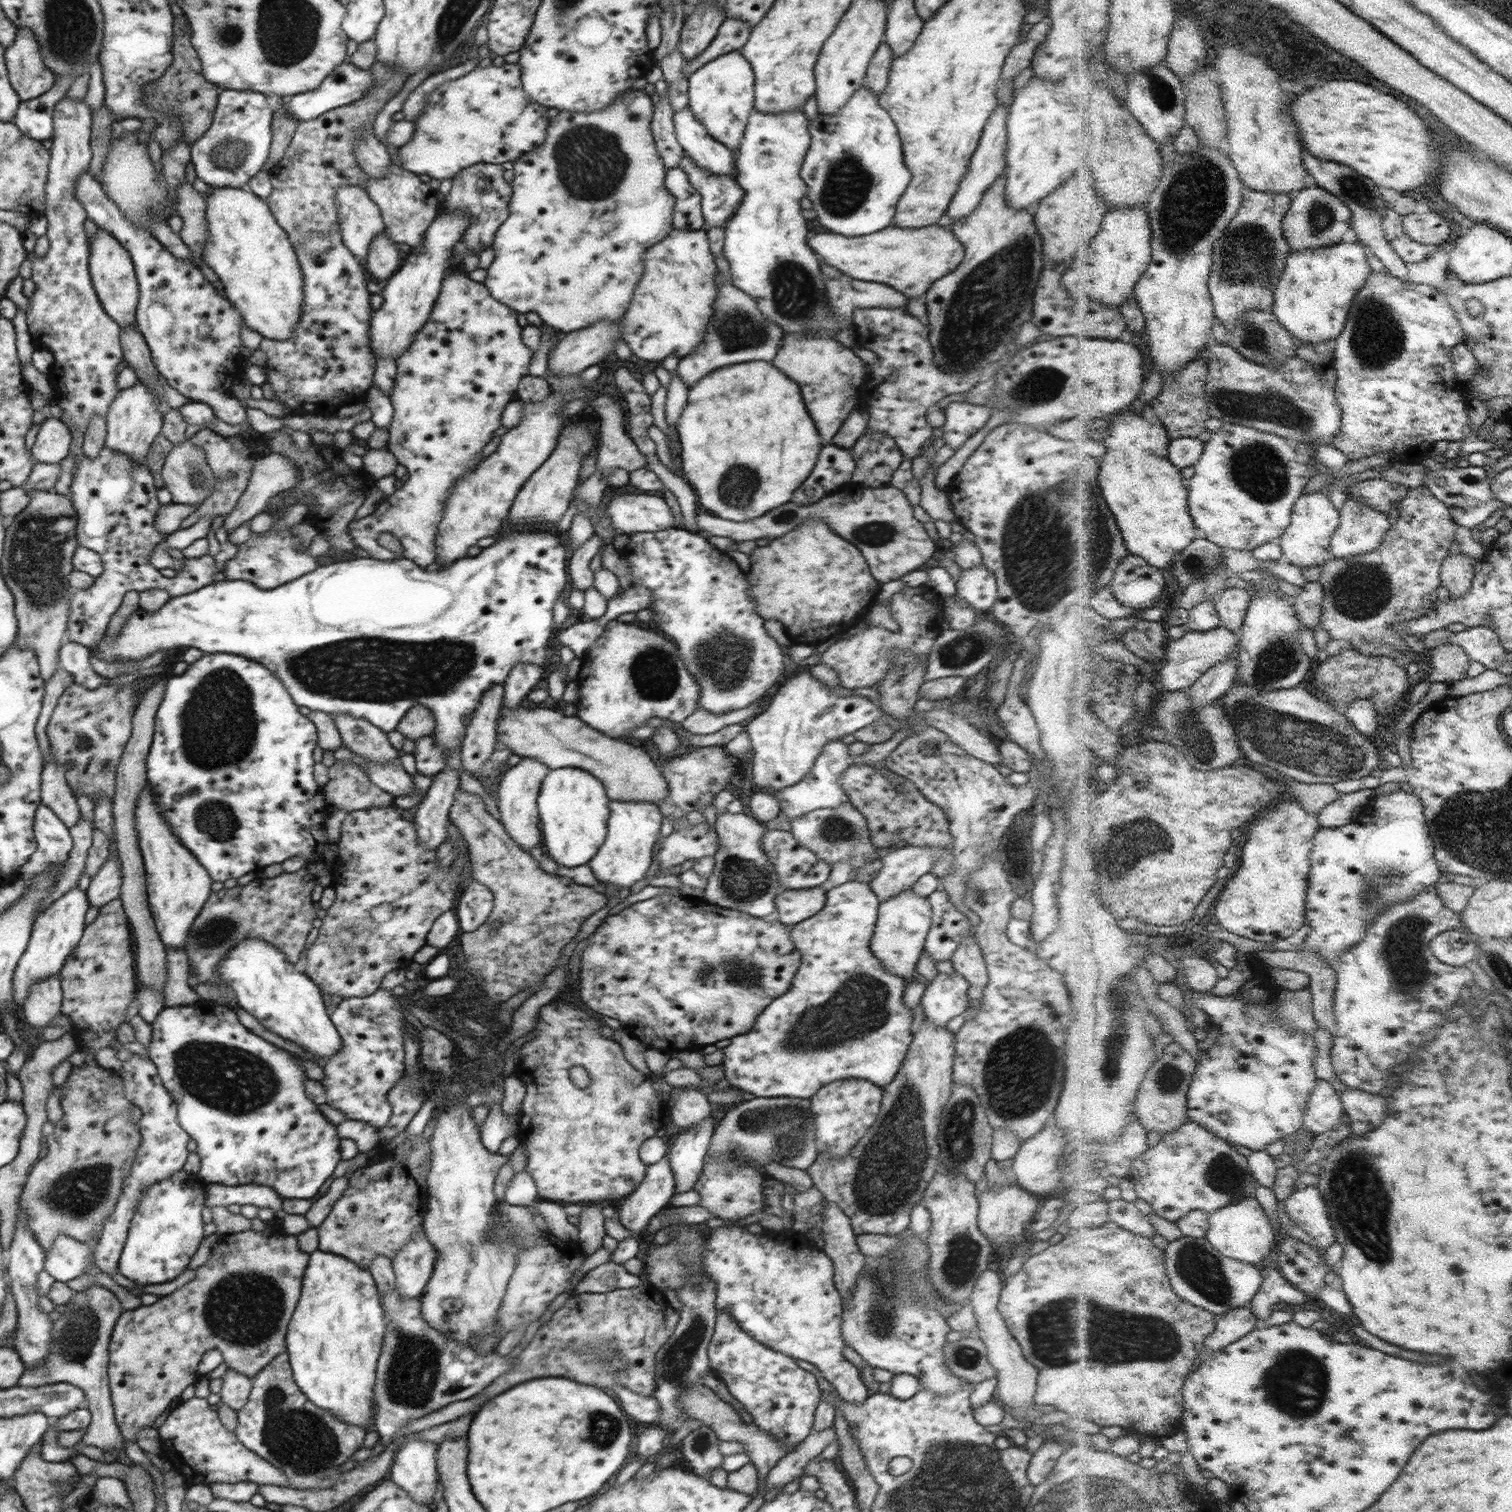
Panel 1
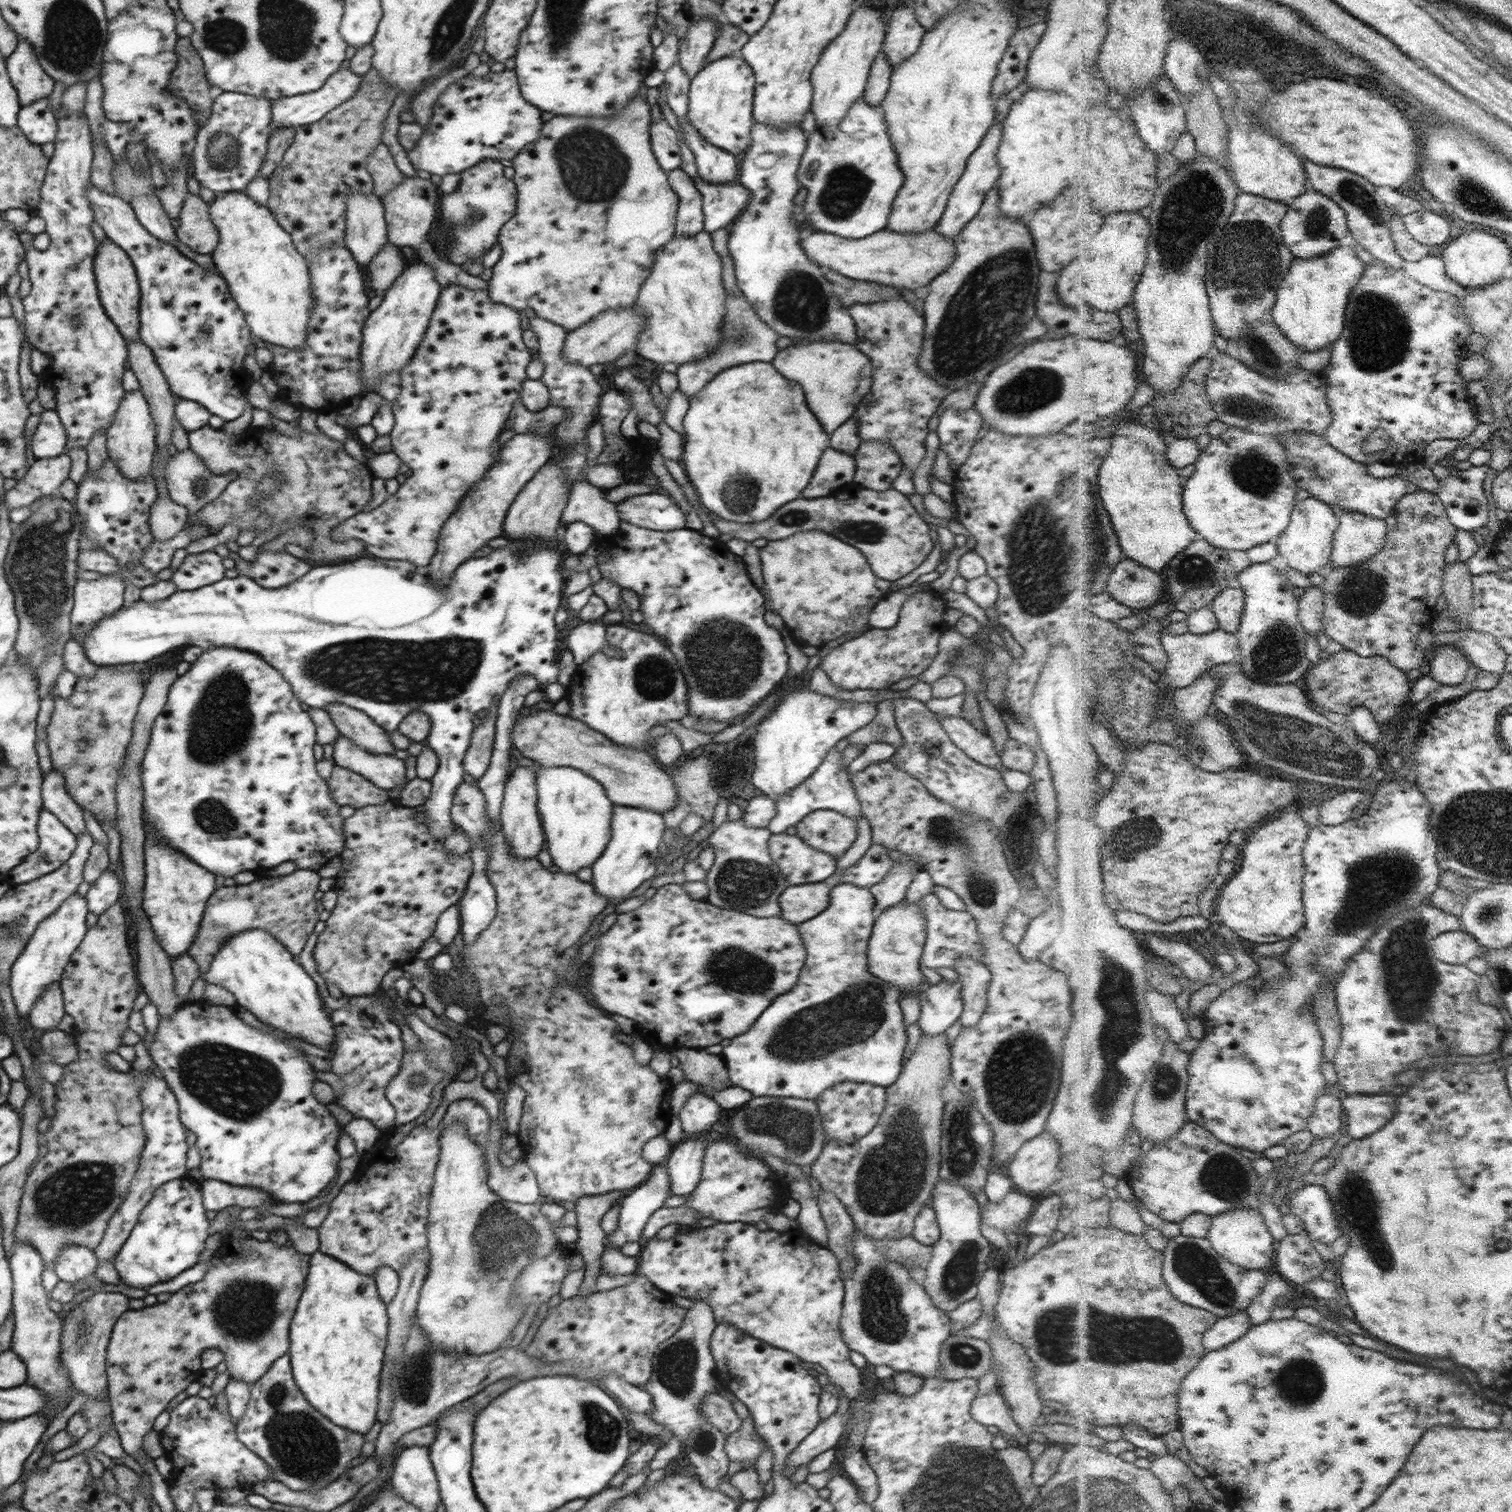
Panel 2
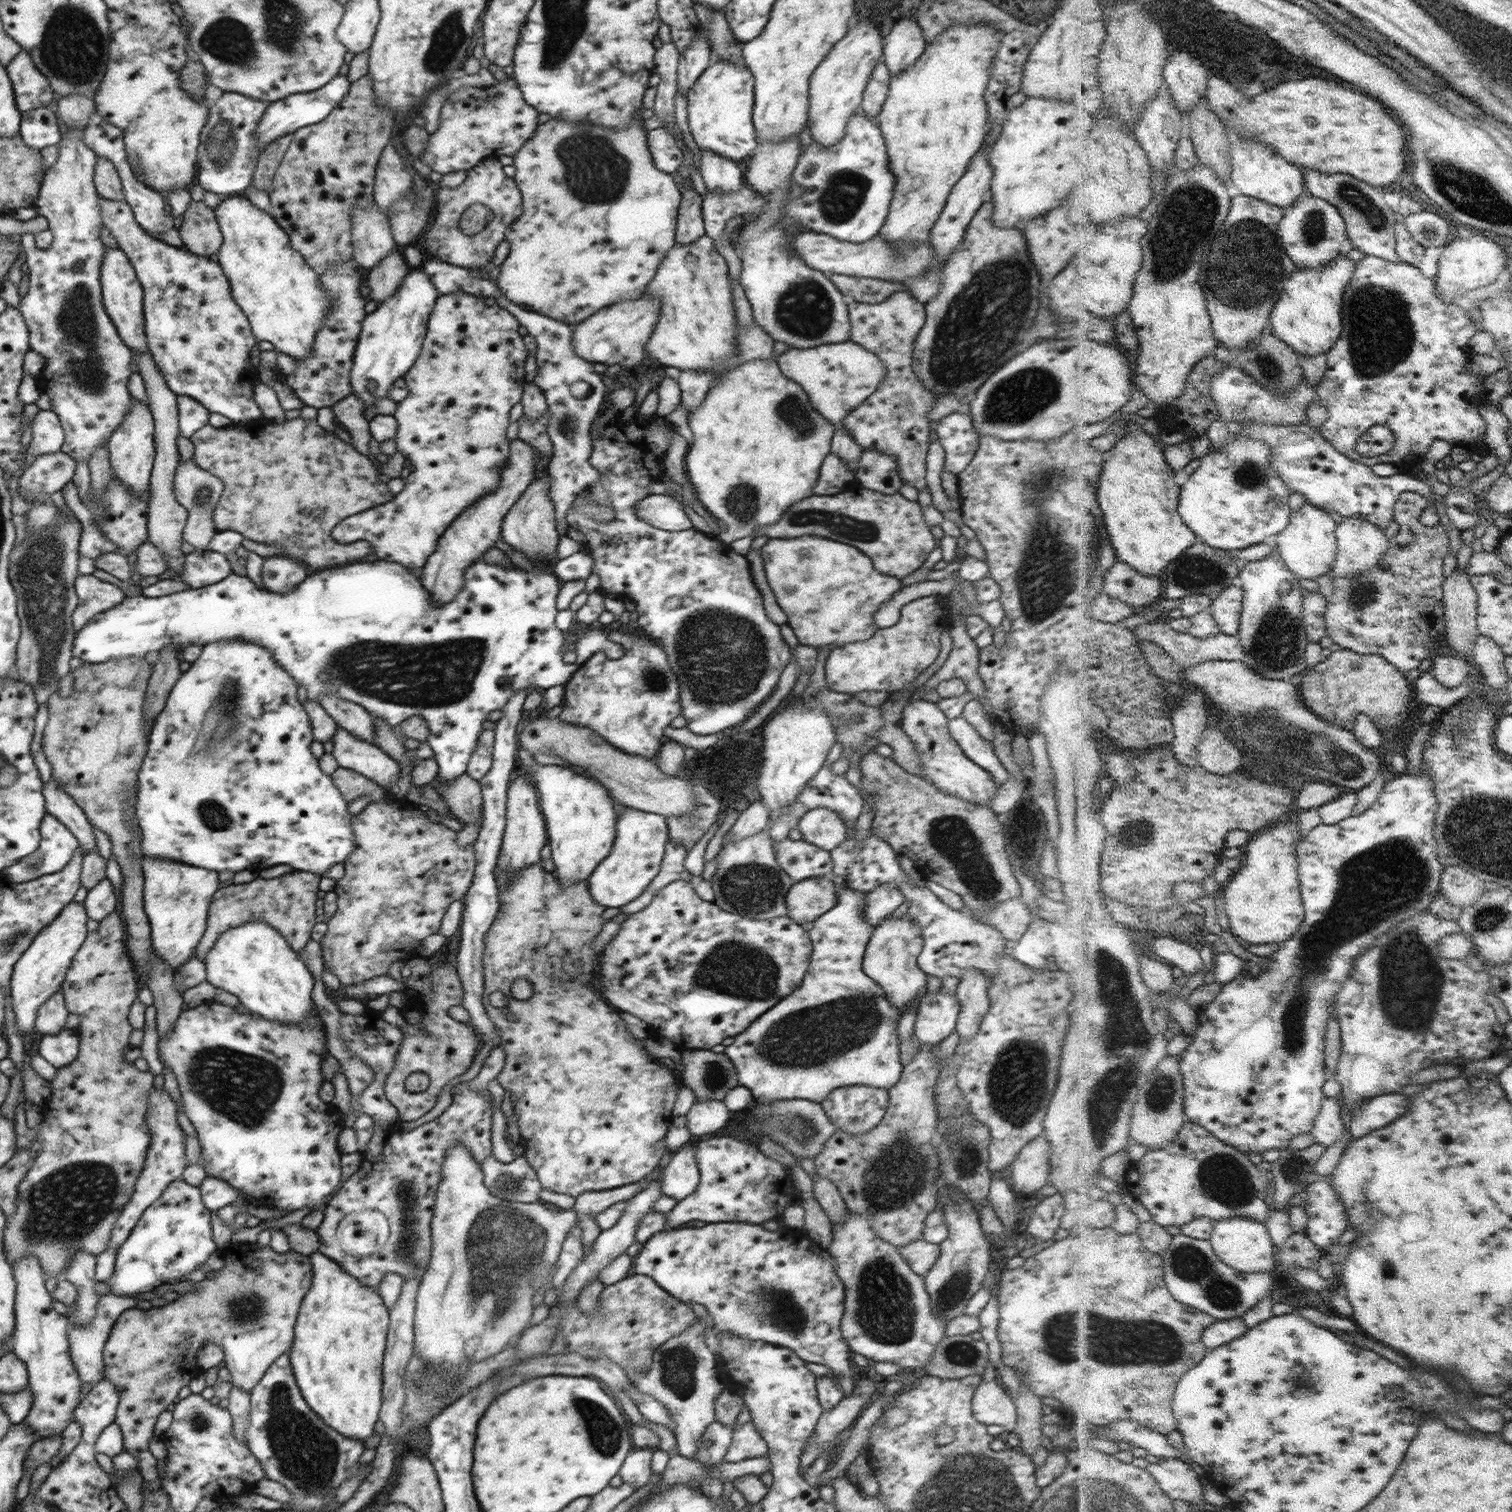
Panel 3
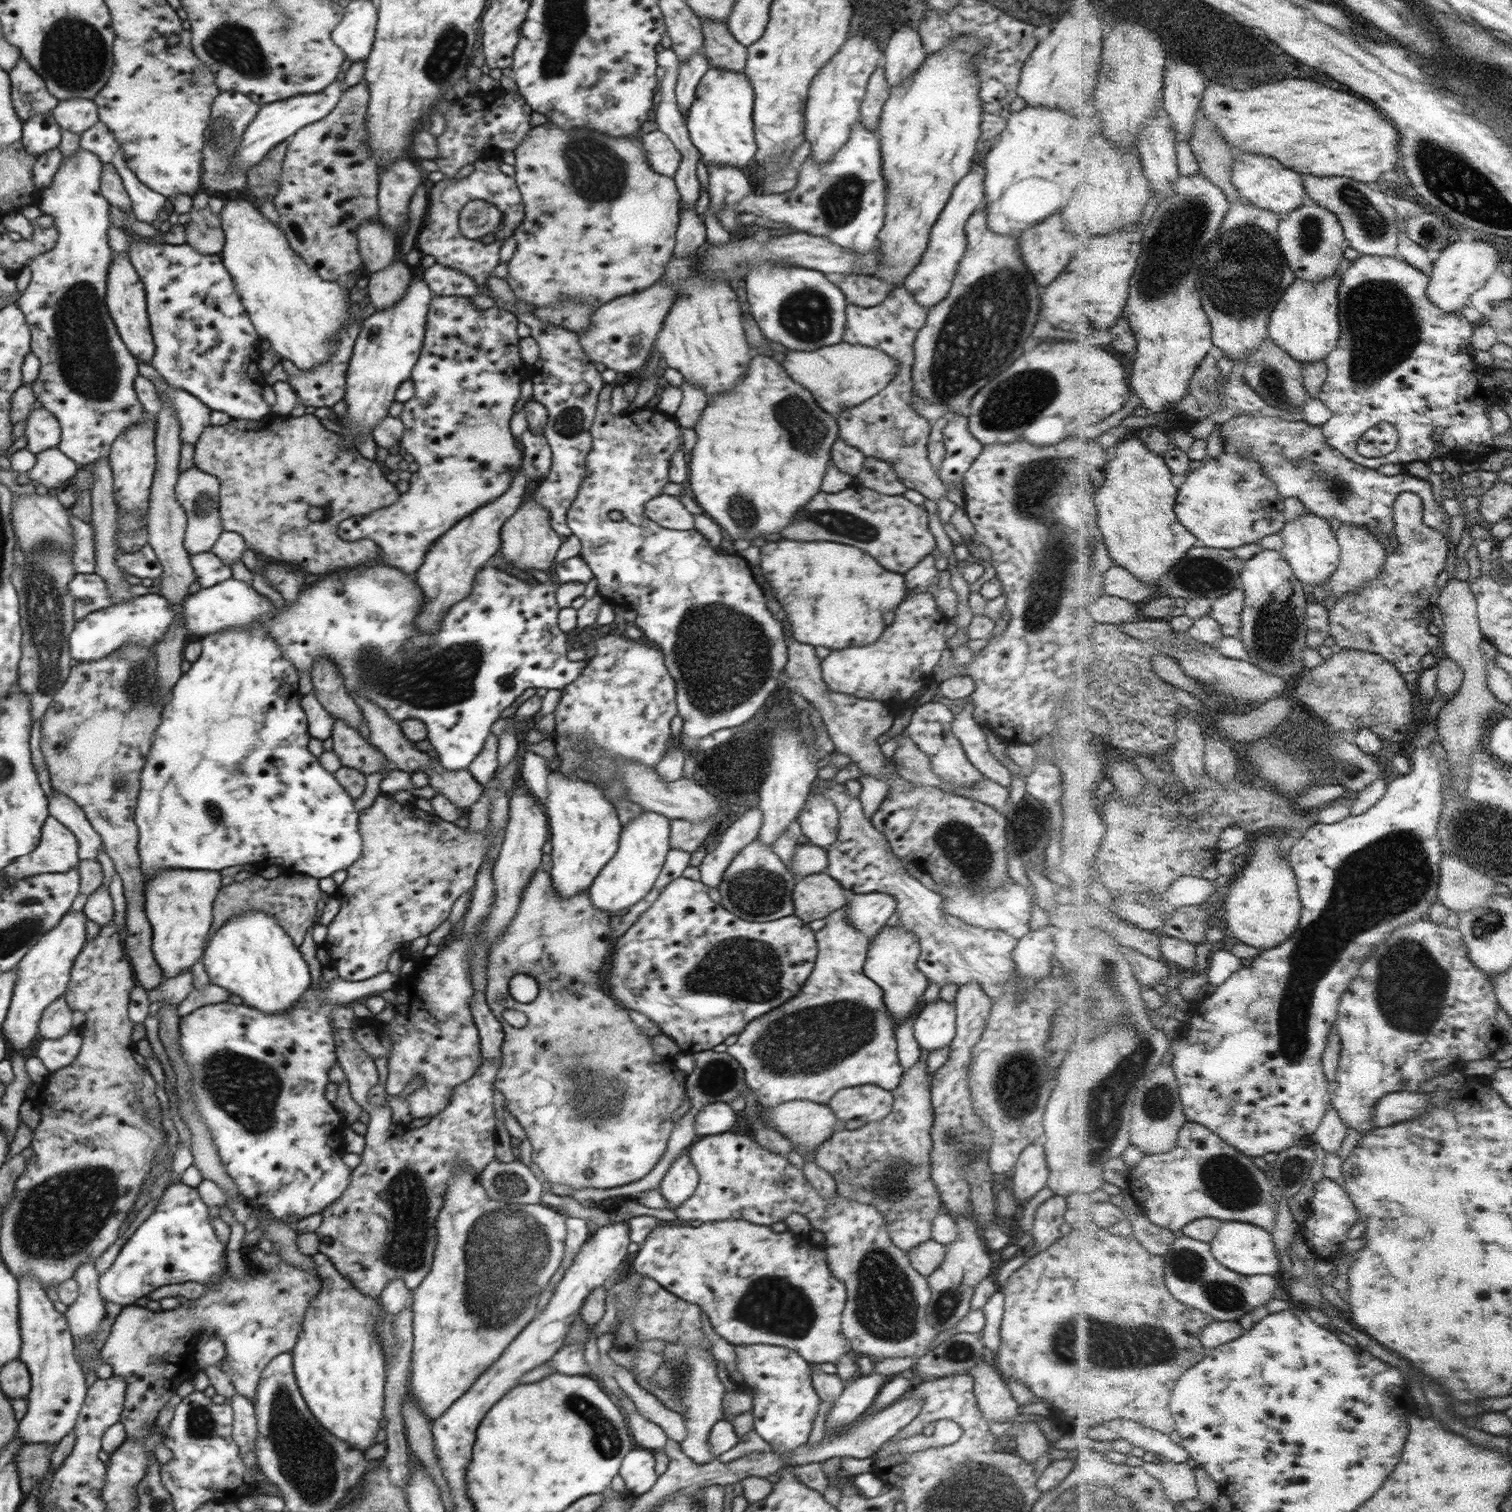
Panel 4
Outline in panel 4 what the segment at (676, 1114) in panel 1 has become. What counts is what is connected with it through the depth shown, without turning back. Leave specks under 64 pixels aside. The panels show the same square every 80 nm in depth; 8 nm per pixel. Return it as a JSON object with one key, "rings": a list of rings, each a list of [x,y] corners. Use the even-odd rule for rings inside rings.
{"rings":[[[716,1099],[699,1110],[695,1120],[694,1129],[698,1138],[724,1134],[736,1124],[736,1112],[728,1104],[728,1099]]]}

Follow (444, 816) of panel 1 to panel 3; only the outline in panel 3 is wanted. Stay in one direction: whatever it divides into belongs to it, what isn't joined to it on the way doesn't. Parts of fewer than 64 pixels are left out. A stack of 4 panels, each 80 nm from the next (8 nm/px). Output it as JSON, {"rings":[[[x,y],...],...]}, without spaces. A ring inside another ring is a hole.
{"rings":[[[484,559],[472,563],[466,570],[464,586],[456,594],[454,600],[446,604],[434,604],[430,592],[420,584],[420,573],[413,569],[408,570],[402,564],[394,562],[360,562],[344,568],[324,568],[314,574],[309,574],[296,588],[292,588],[286,594],[278,594],[267,589],[261,590],[246,575],[240,576],[232,572],[220,582],[206,586],[176,592],[169,596],[160,598],[146,598],[143,595],[134,595],[124,598],[120,605],[94,616],[94,619],[87,623],[80,632],[75,633],[71,654],[73,657],[80,657],[83,661],[92,664],[100,664],[109,661],[120,661],[128,658],[144,659],[149,652],[159,652],[171,645],[186,648],[191,645],[208,645],[216,641],[246,641],[248,643],[260,645],[272,655],[276,661],[294,680],[297,686],[306,688],[306,698],[310,702],[317,702],[325,692],[327,694],[337,694],[344,700],[349,700],[364,707],[370,715],[384,720],[390,727],[399,726],[404,720],[412,716],[420,716],[429,728],[430,748],[435,752],[434,758],[437,760],[439,771],[437,778],[441,782],[451,782],[467,772],[467,764],[471,757],[471,752],[476,748],[480,733],[483,731],[482,725],[489,720],[489,714],[501,708],[512,698],[514,692],[526,687],[536,685],[538,688],[547,689],[558,684],[566,684],[570,677],[580,668],[578,664],[564,663],[564,634],[556,627],[556,616],[558,614],[557,597],[562,586],[559,578],[552,573],[555,560],[542,559],[534,561],[532,570],[520,567],[506,567],[501,564],[491,564]]]}

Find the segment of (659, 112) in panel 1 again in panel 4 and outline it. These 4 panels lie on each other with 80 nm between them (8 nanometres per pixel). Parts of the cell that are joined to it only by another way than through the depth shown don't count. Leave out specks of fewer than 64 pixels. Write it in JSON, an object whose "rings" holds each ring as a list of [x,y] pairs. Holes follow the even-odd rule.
{"rings":[[[656,130],[641,136],[646,158],[650,168],[660,175],[674,178],[681,161],[681,152],[670,141],[670,138]]]}

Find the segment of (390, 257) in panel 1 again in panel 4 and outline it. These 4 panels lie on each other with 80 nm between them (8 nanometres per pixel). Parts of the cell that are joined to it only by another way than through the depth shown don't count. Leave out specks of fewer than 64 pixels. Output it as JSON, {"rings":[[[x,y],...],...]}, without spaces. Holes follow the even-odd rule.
{"rings":[[[394,259],[384,270],[371,273],[366,288],[368,302],[378,311],[391,307],[404,296],[412,277],[408,264]]]}

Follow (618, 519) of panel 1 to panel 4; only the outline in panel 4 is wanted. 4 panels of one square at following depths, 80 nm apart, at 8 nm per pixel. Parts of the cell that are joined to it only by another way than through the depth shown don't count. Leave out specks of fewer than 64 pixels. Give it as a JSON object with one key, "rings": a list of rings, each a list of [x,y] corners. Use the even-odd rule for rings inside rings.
{"rings":[[[658,495],[643,504],[646,516],[664,528],[676,531],[694,531],[693,514],[680,502],[679,497]]]}

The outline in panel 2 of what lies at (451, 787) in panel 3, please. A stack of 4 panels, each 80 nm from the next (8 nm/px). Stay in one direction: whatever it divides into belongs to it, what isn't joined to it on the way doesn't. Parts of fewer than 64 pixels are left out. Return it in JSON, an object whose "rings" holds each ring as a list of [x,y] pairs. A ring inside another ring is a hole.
{"rings":[[[462,781],[458,785],[455,797],[453,798],[453,805],[451,806],[451,819],[457,829],[462,830],[469,836],[470,842],[474,843],[483,840],[483,842],[487,844],[490,853],[490,860],[488,860],[488,864],[486,865],[487,869],[485,873],[490,884],[492,884],[496,891],[497,911],[493,921],[479,934],[479,937],[475,941],[472,941],[472,944],[467,944],[463,948],[462,955],[463,964],[469,968],[469,971],[478,981],[481,1001],[486,1006],[486,1014],[484,1014],[484,1016],[490,1018],[492,1022],[496,1022],[497,1025],[506,1023],[508,1020],[513,1022],[512,1031],[507,1035],[507,1037],[513,1040],[513,1043],[509,1051],[511,1058],[508,1058],[506,1064],[506,1078],[510,1080],[512,1084],[520,1086],[520,1088],[526,1092],[519,1125],[519,1147],[517,1154],[529,1165],[530,1170],[534,1171],[538,1186],[540,1187],[540,1195],[543,1200],[575,1203],[584,1196],[606,1194],[607,1192],[628,1190],[629,1188],[633,1190],[648,1178],[648,1175],[655,1166],[642,1156],[642,1149],[646,1146],[648,1140],[652,1140],[652,1138],[656,1138],[656,1136],[662,1136],[668,1124],[674,1120],[674,1115],[671,1113],[670,1107],[674,1085],[670,1082],[668,1076],[658,1075],[650,1069],[649,1065],[642,1066],[635,1061],[632,1056],[633,1052],[631,1047],[627,1044],[622,1044],[621,1041],[616,1039],[616,1032],[621,1031],[616,1021],[612,1020],[608,1014],[604,1014],[602,1010],[598,1010],[597,1006],[592,1006],[590,998],[582,996],[582,990],[578,990],[578,986],[576,986],[574,980],[569,980],[569,983],[564,984],[564,988],[562,988],[562,990],[564,990],[564,1000],[568,1000],[568,1004],[570,1004],[572,1008],[550,1010],[550,1006],[554,1008],[554,1000],[548,1000],[548,998],[552,996],[552,992],[554,992],[554,986],[556,986],[556,982],[558,982],[558,976],[566,972],[566,968],[572,965],[572,960],[578,955],[579,950],[576,949],[576,944],[580,942],[582,935],[588,932],[588,928],[592,926],[592,921],[595,919],[595,916],[606,908],[608,902],[605,896],[599,895],[595,891],[592,883],[580,881],[576,875],[564,874],[562,872],[550,872],[541,865],[537,858],[516,858],[516,856],[512,856],[512,851],[509,851],[509,844],[504,836],[503,829],[501,826],[495,827],[493,822],[489,819],[486,799],[479,786],[466,783],[465,781]]]}

